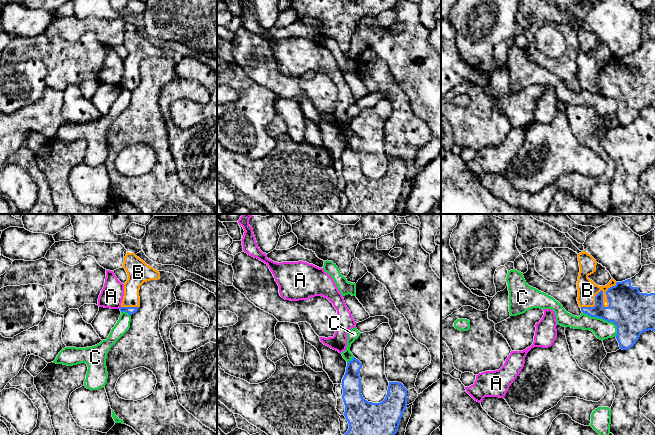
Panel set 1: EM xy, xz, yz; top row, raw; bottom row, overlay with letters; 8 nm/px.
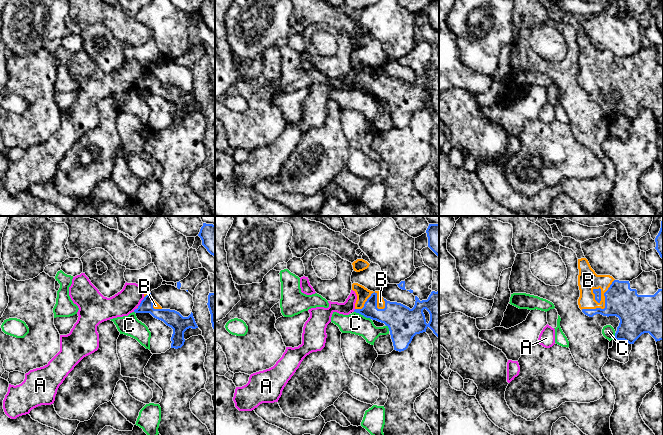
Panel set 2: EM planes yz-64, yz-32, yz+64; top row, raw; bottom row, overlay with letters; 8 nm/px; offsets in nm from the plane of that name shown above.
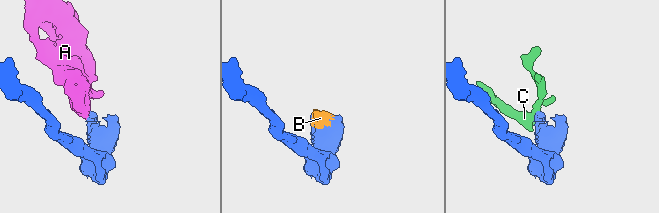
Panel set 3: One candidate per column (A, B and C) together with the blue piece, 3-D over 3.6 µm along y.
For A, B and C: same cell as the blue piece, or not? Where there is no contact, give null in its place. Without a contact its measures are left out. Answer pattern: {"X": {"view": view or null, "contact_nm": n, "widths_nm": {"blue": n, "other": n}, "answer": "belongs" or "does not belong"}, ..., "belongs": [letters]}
{"A": {"view": null, "answer": "does not belong"}, "B": {"view": "yz", "contact_nm": 360, "widths_nm": {"blue": 280, "other": 160}, "answer": "belongs"}, "C": {"view": "yz", "contact_nm": 340, "widths_nm": {"blue": 340, "other": 150}, "answer": "does not belong"}, "belongs": ["B"]}

